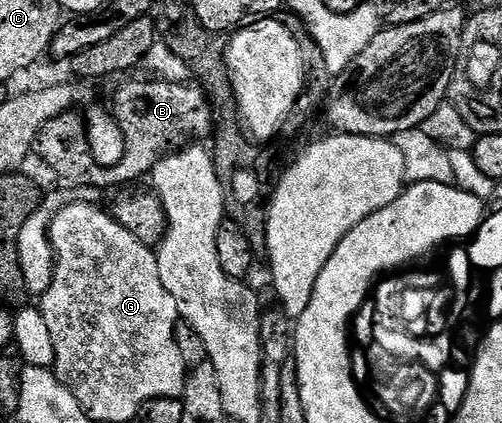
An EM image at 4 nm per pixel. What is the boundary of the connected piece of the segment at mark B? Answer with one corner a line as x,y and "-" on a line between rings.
133,79
113,95
111,114
123,129
125,152
123,161
114,167
104,167
95,161
89,147
89,128
84,114
65,111
47,121
37,134
35,155
55,174
77,187
113,187
133,185
150,174
162,157
178,150
190,141
205,141
214,134
214,107
209,92
200,82
164,83
161,79

